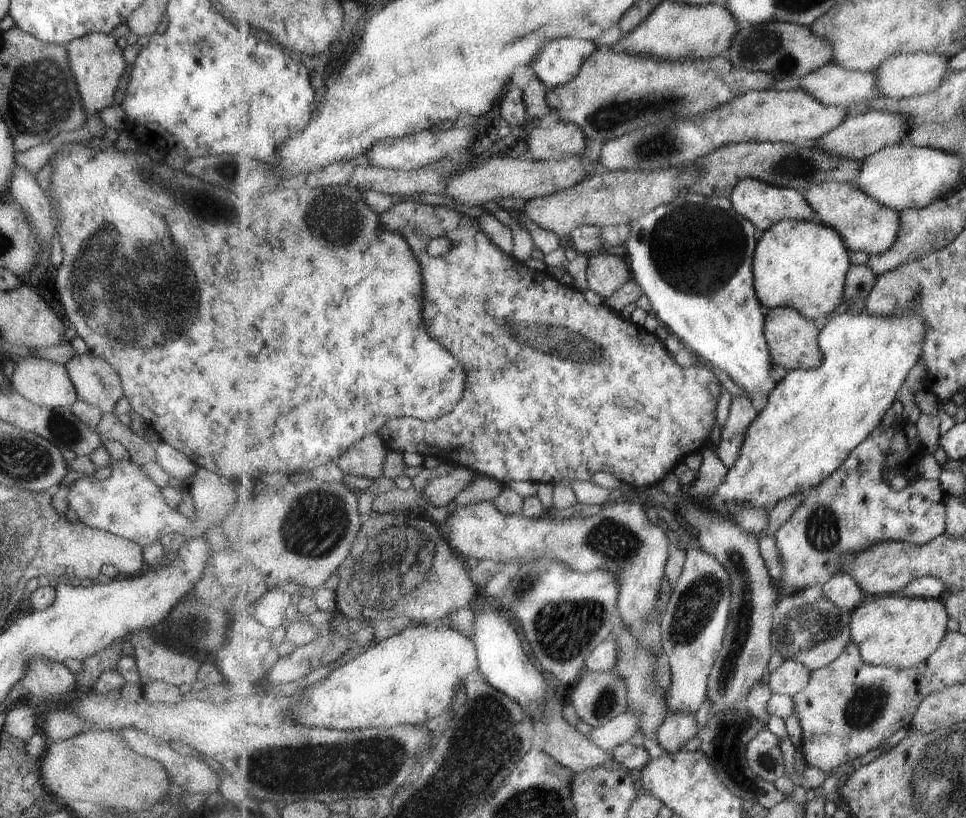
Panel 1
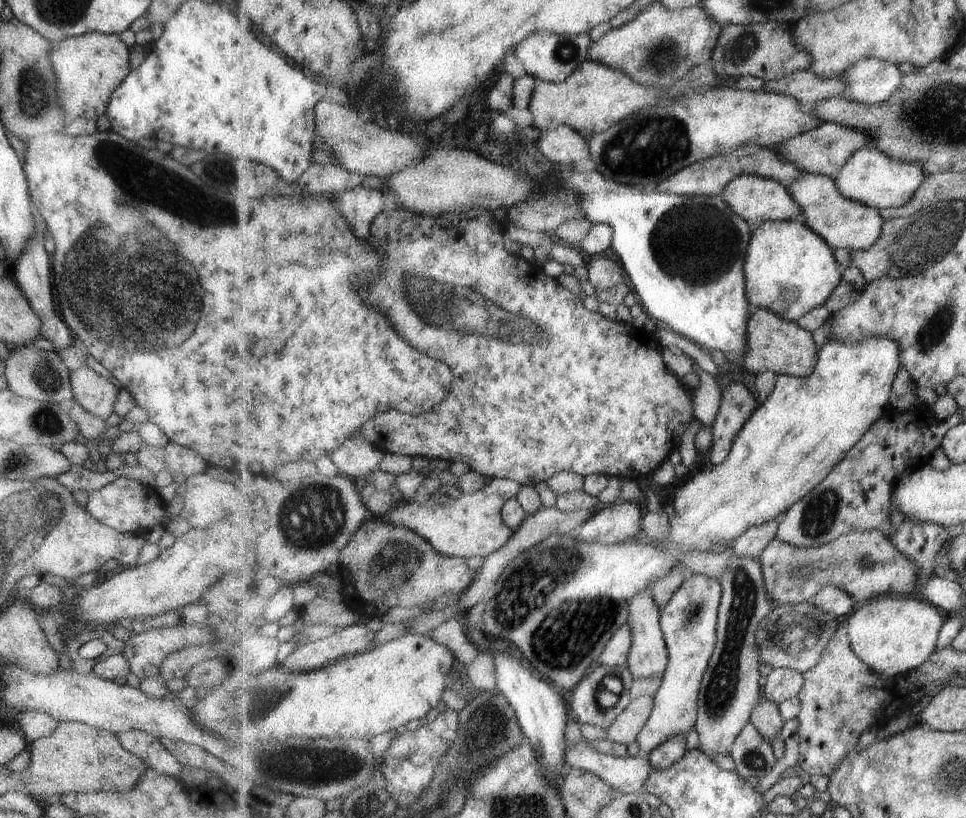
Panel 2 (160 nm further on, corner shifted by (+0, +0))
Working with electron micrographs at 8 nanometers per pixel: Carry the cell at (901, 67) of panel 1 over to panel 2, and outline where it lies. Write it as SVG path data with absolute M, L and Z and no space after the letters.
M873 57L861 59L839 78L848 85L845 98L876 105L885 102L897 88L901 88L904 74L894 63Z

